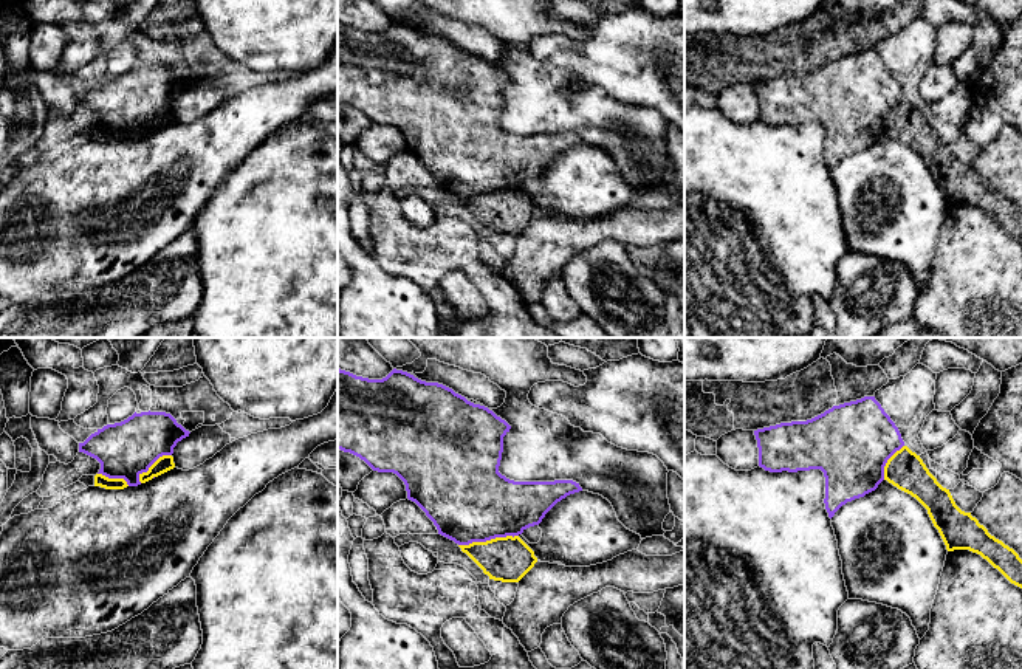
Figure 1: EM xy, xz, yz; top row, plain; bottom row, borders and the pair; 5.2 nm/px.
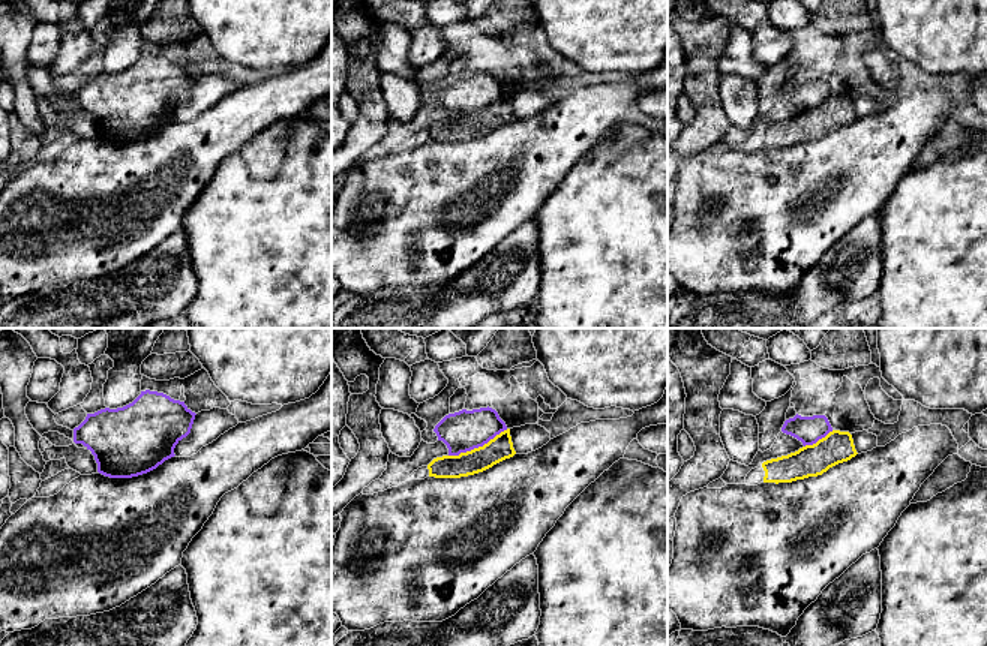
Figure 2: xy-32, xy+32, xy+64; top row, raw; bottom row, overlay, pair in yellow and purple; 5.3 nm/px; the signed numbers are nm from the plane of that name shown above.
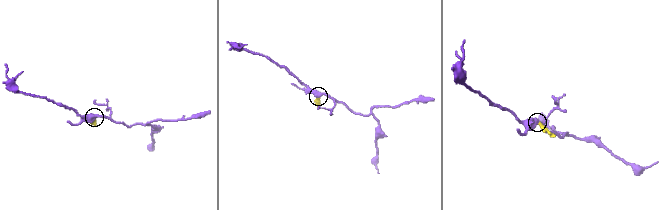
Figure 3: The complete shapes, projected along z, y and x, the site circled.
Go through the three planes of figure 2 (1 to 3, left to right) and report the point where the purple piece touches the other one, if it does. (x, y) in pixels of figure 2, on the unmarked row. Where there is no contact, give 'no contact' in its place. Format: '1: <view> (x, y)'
1: no contact
2: xy+32 (479, 111)
3: xy+64 (819, 104)

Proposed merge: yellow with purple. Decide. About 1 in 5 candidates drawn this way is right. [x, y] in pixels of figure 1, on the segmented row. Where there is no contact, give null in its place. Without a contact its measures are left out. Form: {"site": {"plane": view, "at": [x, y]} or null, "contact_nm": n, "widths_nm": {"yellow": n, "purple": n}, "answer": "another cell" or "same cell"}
{"site": {"plane": "xz", "at": [488, 541]}, "contact_nm": 320, "widths_nm": {"yellow": 240, "purple": 440}, "answer": "another cell"}

